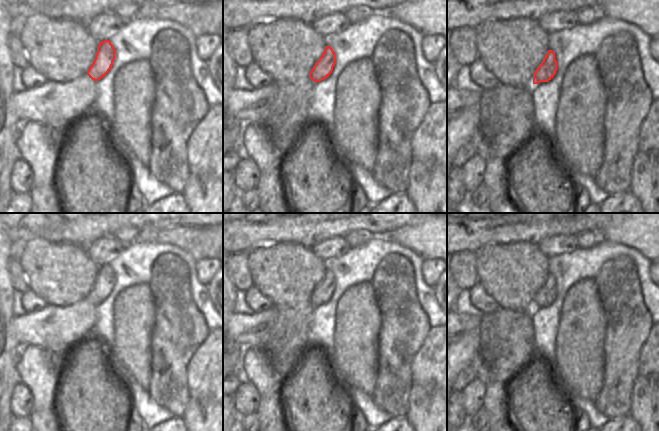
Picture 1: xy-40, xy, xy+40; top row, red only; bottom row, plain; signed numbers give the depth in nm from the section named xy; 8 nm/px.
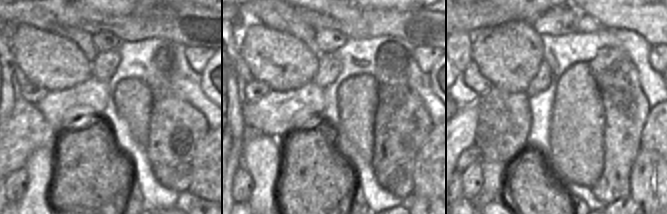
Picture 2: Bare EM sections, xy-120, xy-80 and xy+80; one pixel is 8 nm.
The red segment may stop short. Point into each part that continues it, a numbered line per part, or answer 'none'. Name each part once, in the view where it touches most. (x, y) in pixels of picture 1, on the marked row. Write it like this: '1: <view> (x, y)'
1: xy+40 (545, 95).

